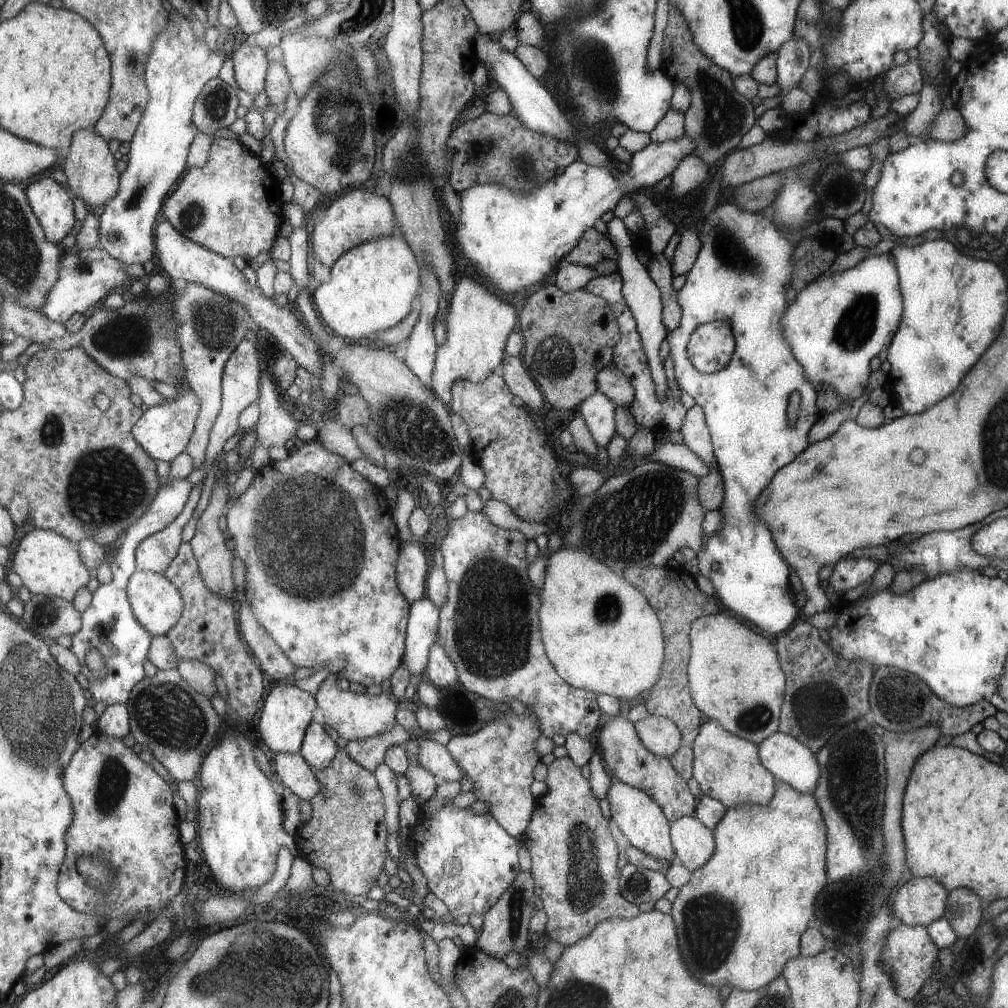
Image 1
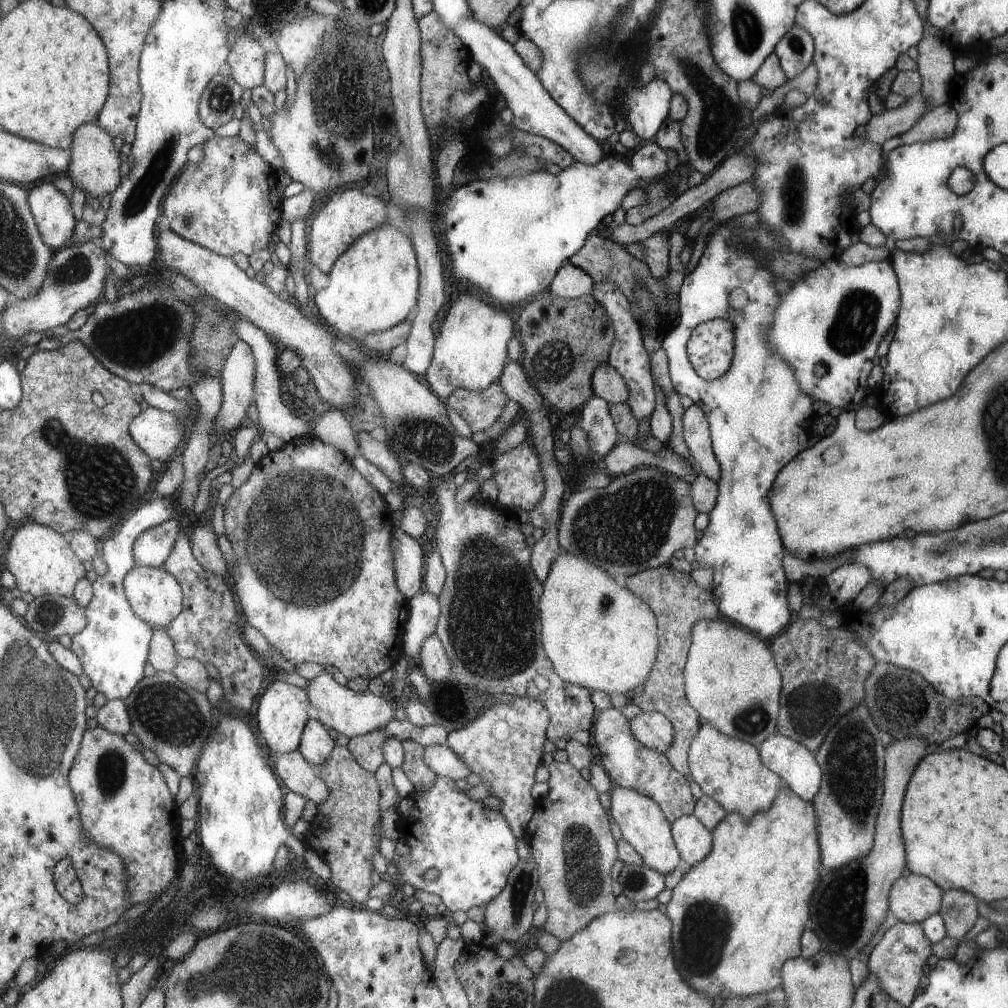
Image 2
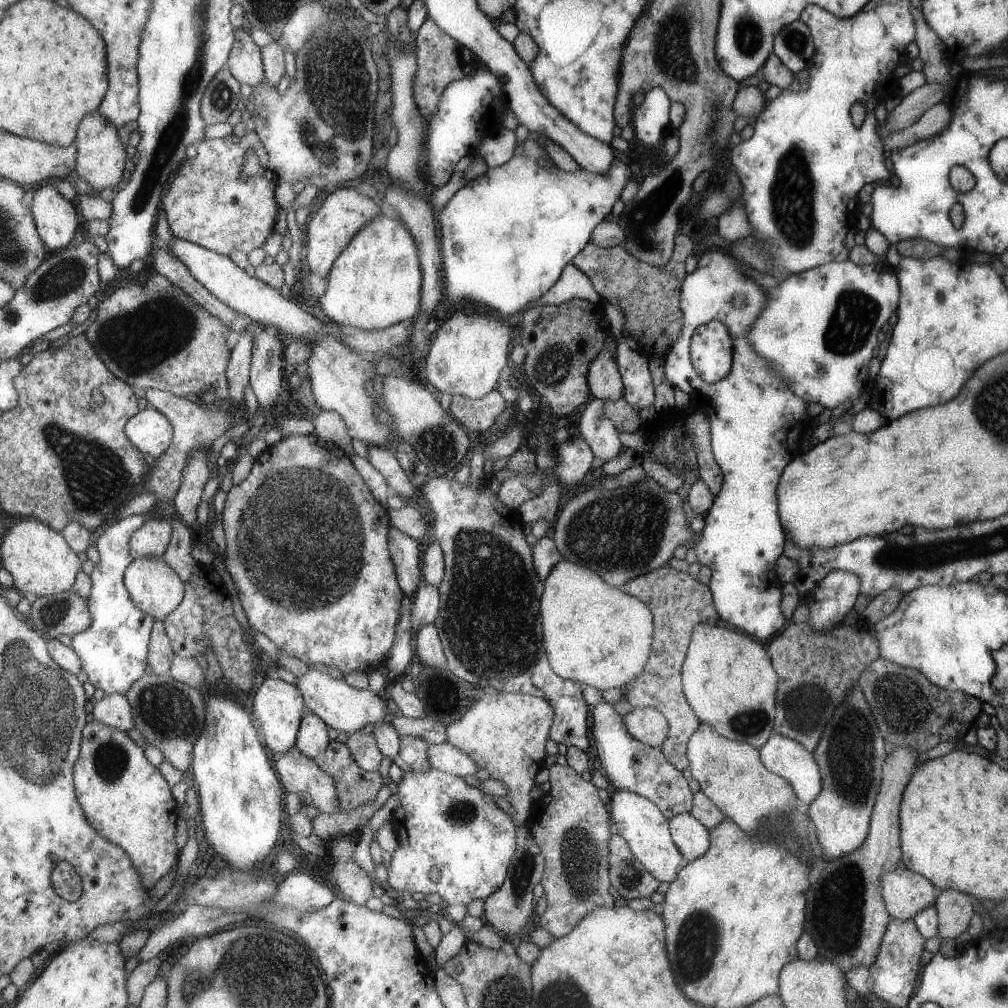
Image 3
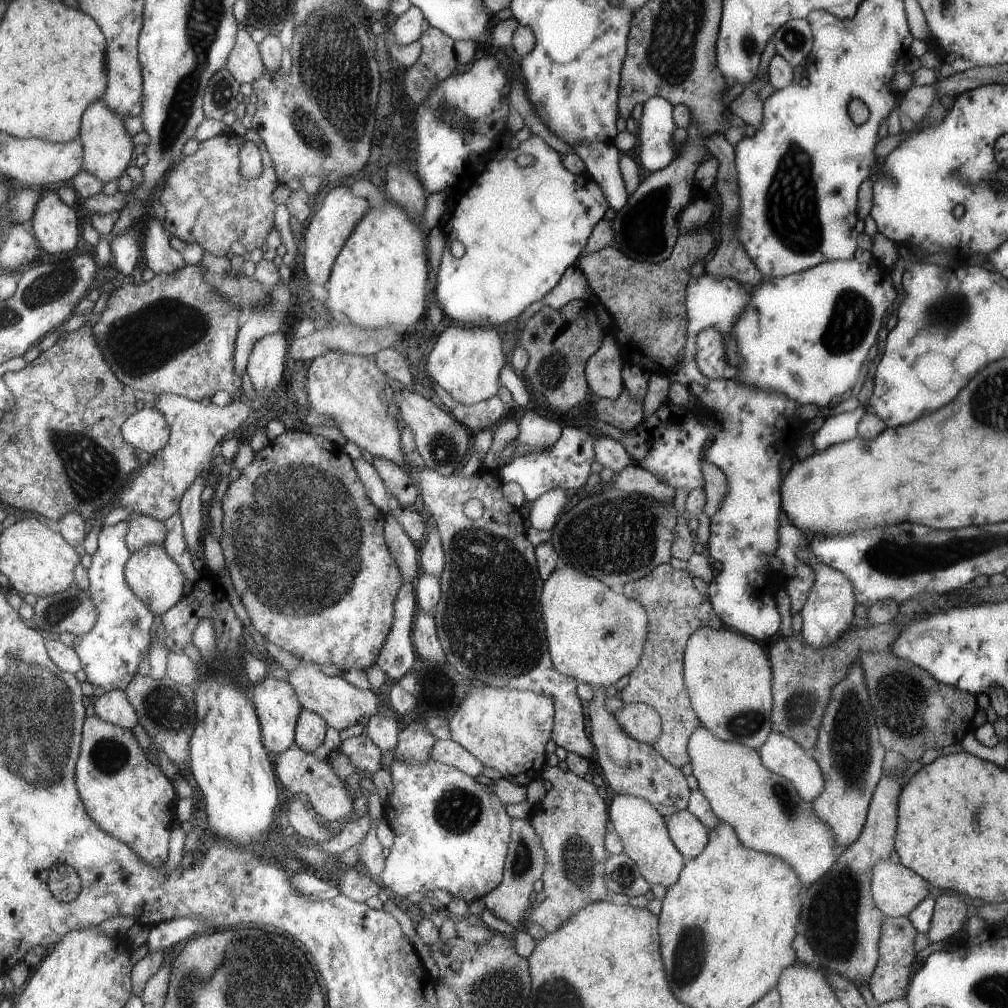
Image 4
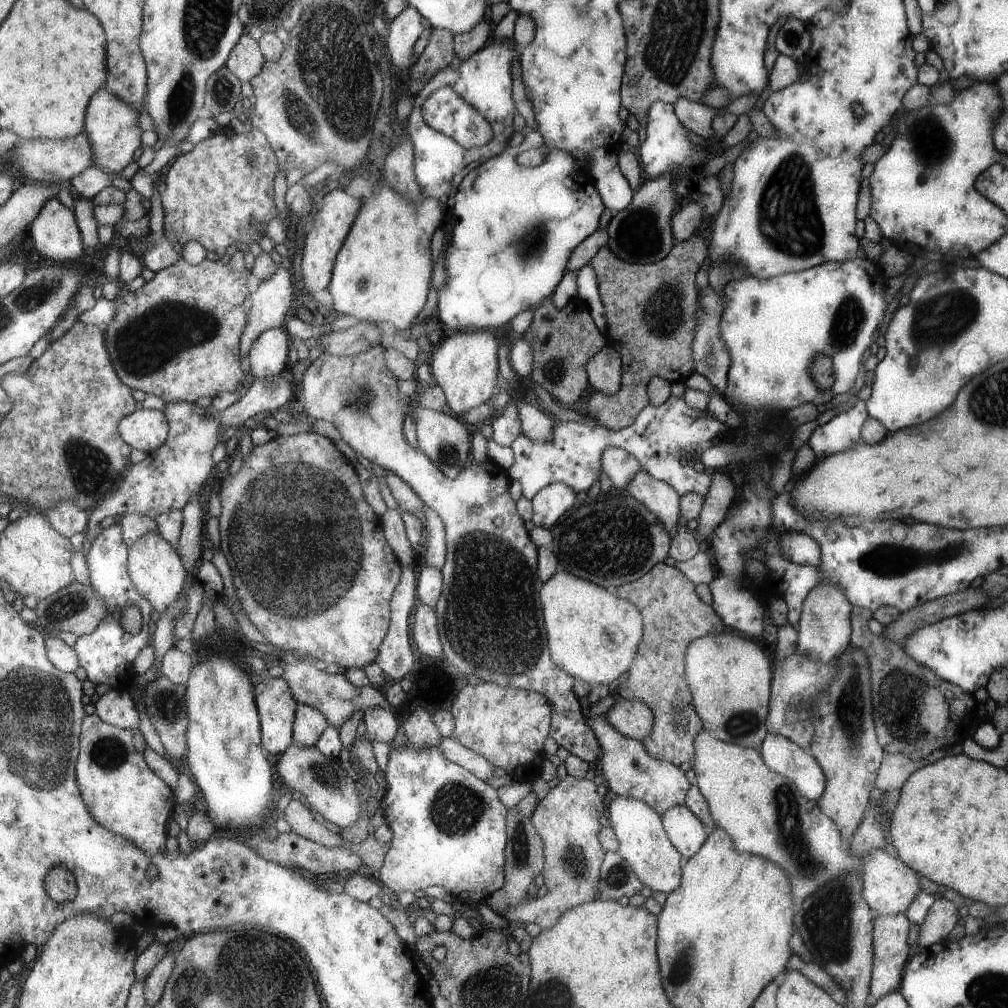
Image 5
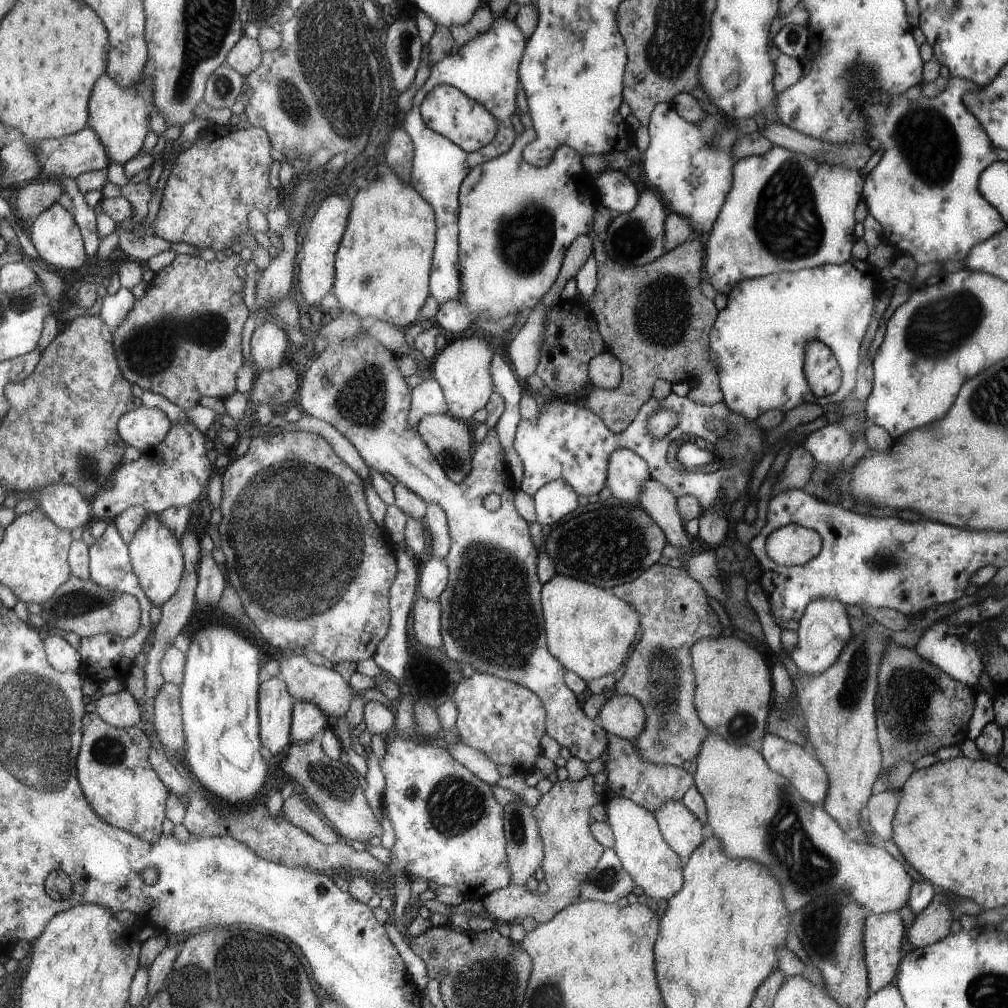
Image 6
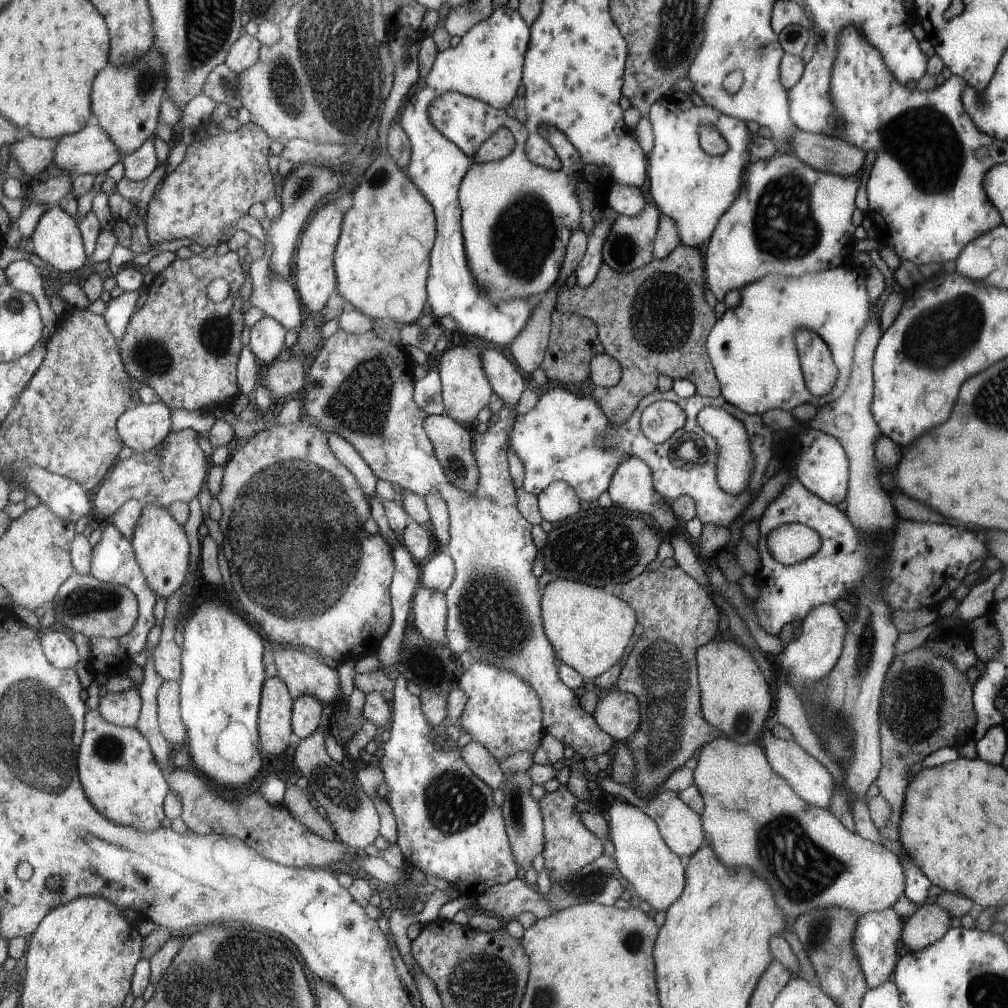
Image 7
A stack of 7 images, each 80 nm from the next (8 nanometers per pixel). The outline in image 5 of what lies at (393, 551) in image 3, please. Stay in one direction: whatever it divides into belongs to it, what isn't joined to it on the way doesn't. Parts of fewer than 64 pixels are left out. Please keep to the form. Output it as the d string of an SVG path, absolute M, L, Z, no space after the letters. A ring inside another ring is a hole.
M397 509L386 510L381 517L383 534L386 535L387 544L394 551L395 558L399 558L401 566L409 566L413 560L413 550L409 546L409 540L405 538L405 524L402 520L402 512Z

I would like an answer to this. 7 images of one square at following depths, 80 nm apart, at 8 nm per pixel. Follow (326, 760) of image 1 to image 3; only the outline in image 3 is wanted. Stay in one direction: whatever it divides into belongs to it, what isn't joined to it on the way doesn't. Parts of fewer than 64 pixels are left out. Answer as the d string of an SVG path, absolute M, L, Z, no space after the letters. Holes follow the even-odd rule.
M308 712L303 717L297 746L307 758L314 759L325 752L327 748L327 729L325 723L317 715Z

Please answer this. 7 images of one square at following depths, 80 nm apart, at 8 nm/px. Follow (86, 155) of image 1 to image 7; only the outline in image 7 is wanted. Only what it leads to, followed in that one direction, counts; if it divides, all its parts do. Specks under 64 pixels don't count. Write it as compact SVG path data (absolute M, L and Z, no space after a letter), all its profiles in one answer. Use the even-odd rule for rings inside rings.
M154 44L145 57L129 67L116 67L107 63L105 69L95 77L92 90L92 109L98 124L107 131L117 144L123 158L143 146L152 138L159 126L161 104L167 95L168 74L166 58Z

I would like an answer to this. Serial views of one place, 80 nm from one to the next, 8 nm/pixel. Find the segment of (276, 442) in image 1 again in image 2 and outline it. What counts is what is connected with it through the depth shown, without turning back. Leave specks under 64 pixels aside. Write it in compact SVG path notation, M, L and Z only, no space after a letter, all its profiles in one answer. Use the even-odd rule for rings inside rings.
M243 315L238 316L236 322L236 329L233 333L239 338L248 342L253 349L256 356L256 404L258 409L258 426L261 430L262 436L278 436L286 443L290 443L295 439L306 436L308 430L307 423L304 422L302 417L296 417L291 408L288 408L284 403L283 394L283 374L278 365L278 358L281 353L282 347L279 342L272 338L267 331L259 328L254 322L251 322Z

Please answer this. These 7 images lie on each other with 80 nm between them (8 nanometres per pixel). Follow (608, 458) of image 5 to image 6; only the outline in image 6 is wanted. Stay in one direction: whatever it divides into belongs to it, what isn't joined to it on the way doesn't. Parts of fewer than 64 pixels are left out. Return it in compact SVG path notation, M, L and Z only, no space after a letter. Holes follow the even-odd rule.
M617 449L611 454L605 486L611 491L612 500L637 504L649 480L650 468L636 453Z

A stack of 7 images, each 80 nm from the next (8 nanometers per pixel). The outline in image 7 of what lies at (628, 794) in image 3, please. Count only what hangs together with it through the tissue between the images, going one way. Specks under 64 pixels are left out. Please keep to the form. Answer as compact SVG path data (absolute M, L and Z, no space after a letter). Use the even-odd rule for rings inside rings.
M625 800L614 801L607 810L609 836L614 846L614 857L620 875L629 882L640 900L656 911L666 908L679 898L683 888L683 864L679 855L670 849L662 838L657 823L641 809Z

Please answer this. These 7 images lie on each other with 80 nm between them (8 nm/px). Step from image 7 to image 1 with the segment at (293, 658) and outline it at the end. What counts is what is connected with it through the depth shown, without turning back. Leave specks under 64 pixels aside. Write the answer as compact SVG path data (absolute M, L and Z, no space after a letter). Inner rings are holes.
M329 674L318 686L315 700L323 712L324 722L331 728L336 736L342 736L345 740L366 739L381 733L389 732L395 726L395 712L397 706L393 700L389 700L388 689L381 690L374 696L368 696L364 692L353 694L335 688L337 676Z

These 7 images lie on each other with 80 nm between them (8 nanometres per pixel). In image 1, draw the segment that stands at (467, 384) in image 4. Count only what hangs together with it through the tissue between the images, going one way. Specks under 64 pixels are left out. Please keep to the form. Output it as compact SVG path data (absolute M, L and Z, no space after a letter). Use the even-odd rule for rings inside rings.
M461 276L459 288L455 289L447 317L446 341L437 345L432 370L431 389L442 398L445 405L452 402L451 385L454 380L465 379L476 383L491 371L498 369L505 356L506 338L516 328L517 314L511 304L499 300L483 284L471 276Z

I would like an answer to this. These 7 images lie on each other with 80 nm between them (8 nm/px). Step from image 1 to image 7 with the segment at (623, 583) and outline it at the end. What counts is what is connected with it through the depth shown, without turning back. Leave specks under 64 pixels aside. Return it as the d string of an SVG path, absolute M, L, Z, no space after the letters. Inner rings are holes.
M564 578L551 579L543 587L542 617L547 640L557 659L578 672L587 685L623 656L638 621L635 610L624 600L611 596L611 593L605 594L601 587L593 588Z

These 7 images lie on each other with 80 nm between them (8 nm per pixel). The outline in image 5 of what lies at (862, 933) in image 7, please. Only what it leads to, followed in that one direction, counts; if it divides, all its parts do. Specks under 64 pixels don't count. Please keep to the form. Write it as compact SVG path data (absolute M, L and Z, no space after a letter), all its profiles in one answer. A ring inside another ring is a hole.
M903 913L893 915L878 915L871 922L871 1000L881 998L887 992L897 991L902 978L903 966L907 961L907 930L909 930L908 918Z

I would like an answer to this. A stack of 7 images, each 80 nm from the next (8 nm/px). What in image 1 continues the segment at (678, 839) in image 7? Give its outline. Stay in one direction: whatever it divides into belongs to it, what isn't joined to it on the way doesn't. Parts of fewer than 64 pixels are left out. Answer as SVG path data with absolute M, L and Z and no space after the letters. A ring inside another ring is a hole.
M681 817L670 823L671 846L679 864L693 872L710 860L713 852L713 836L697 817Z

